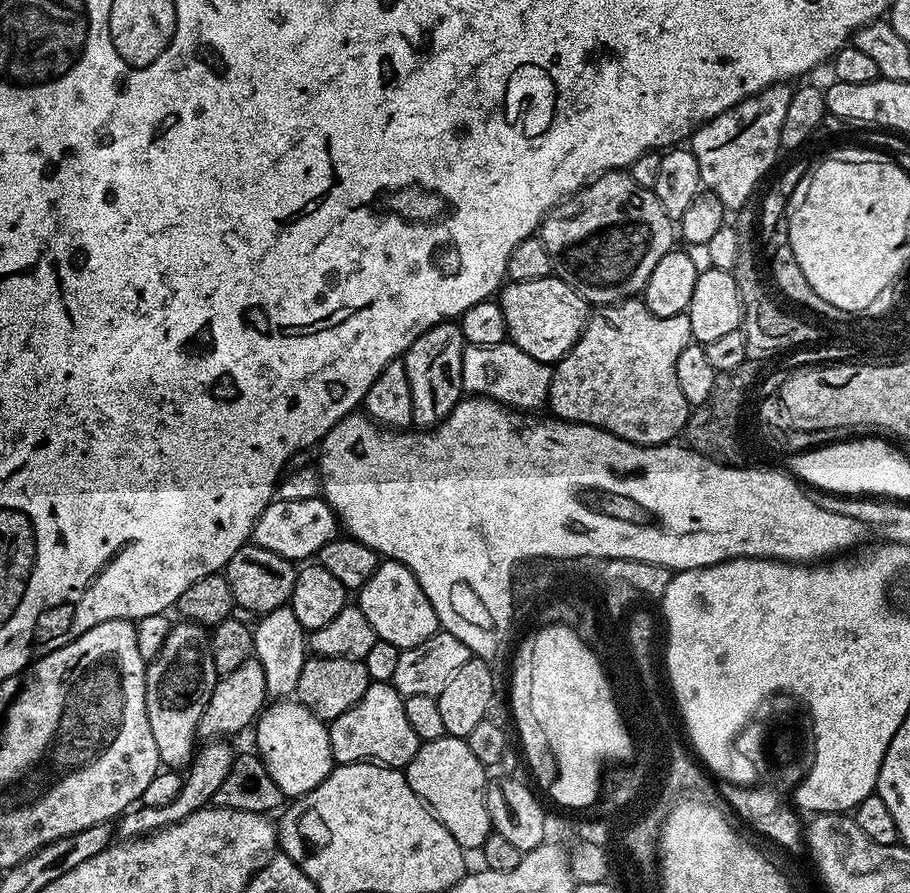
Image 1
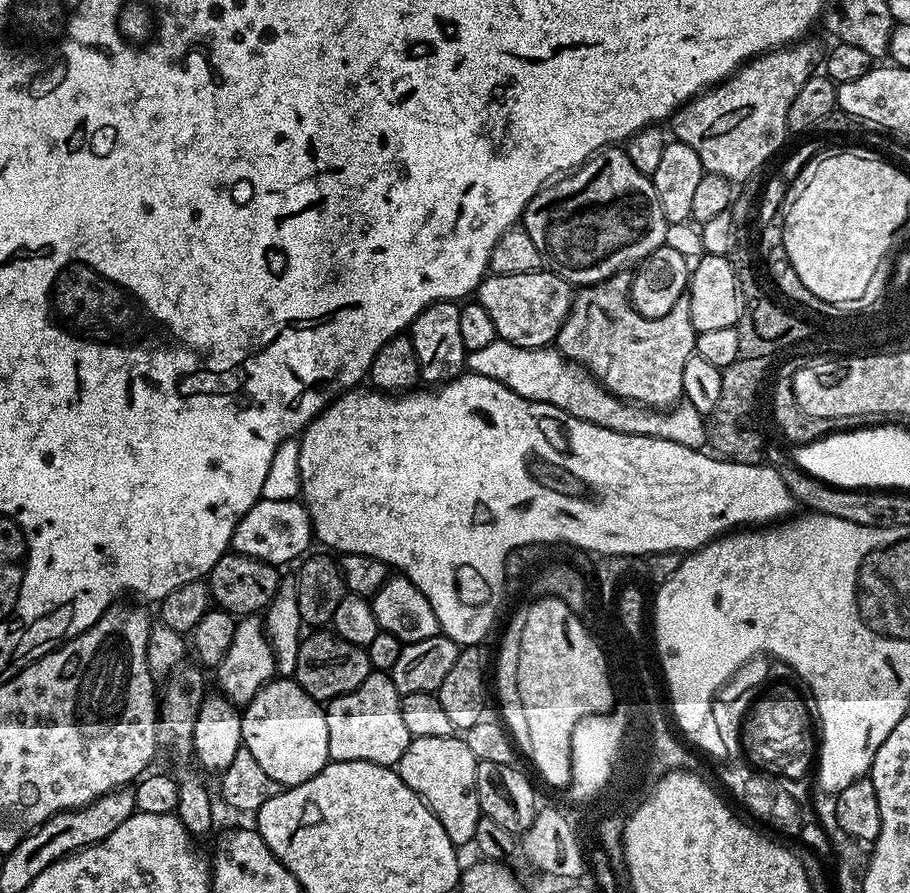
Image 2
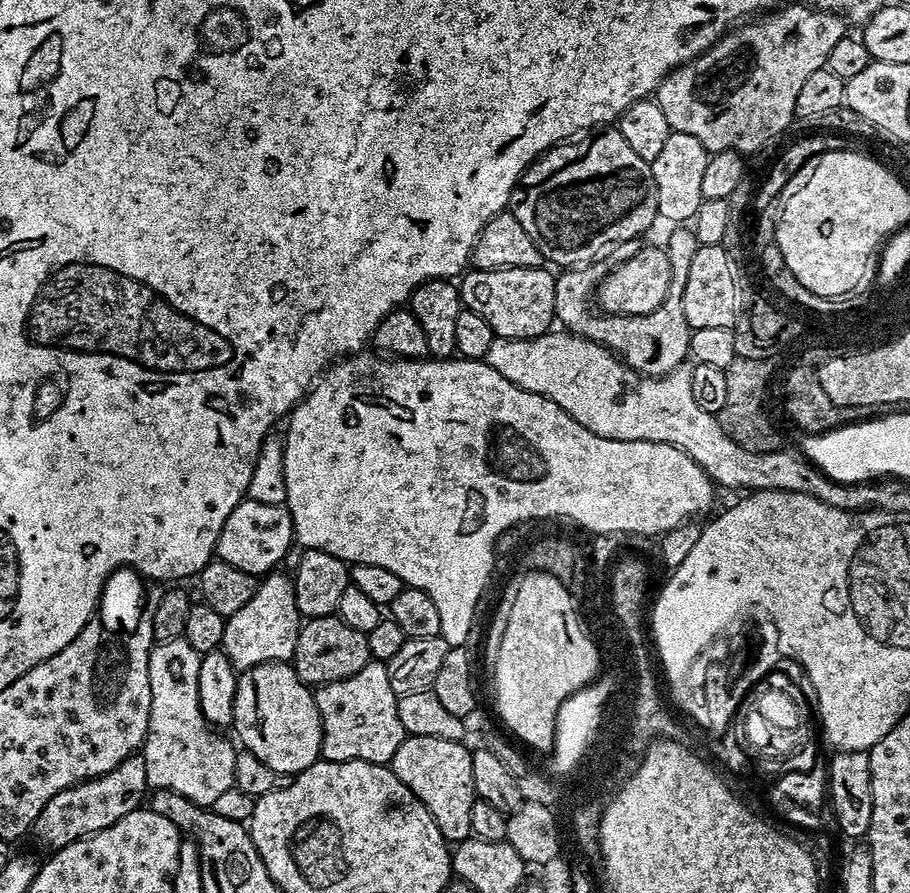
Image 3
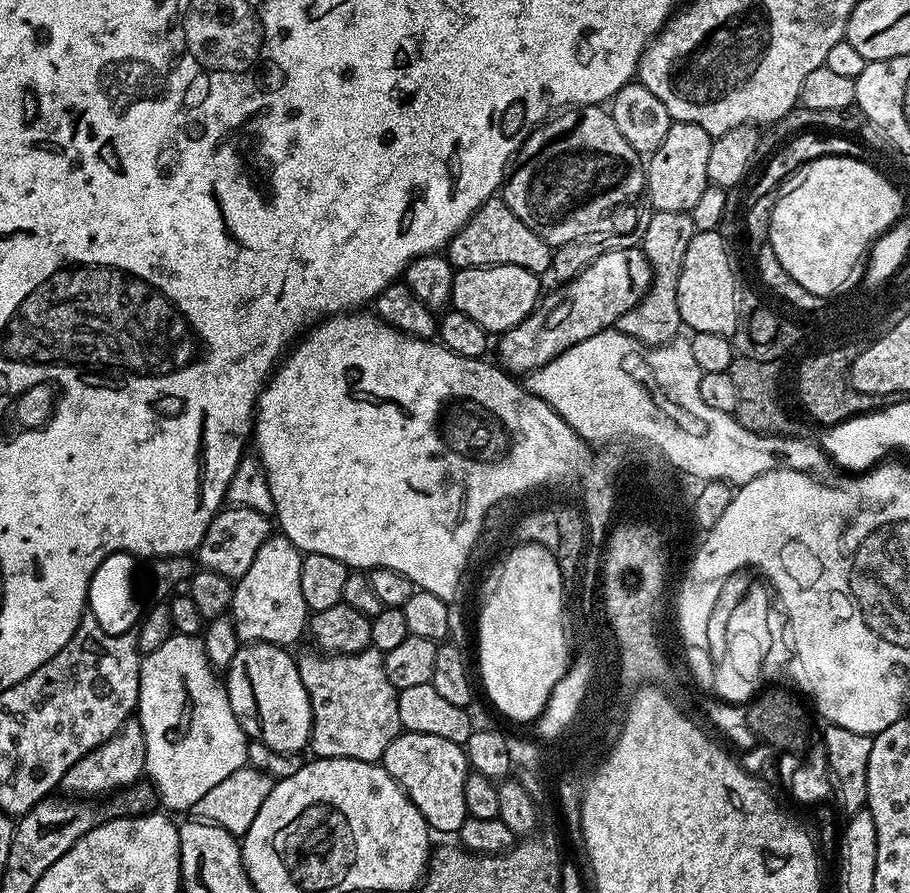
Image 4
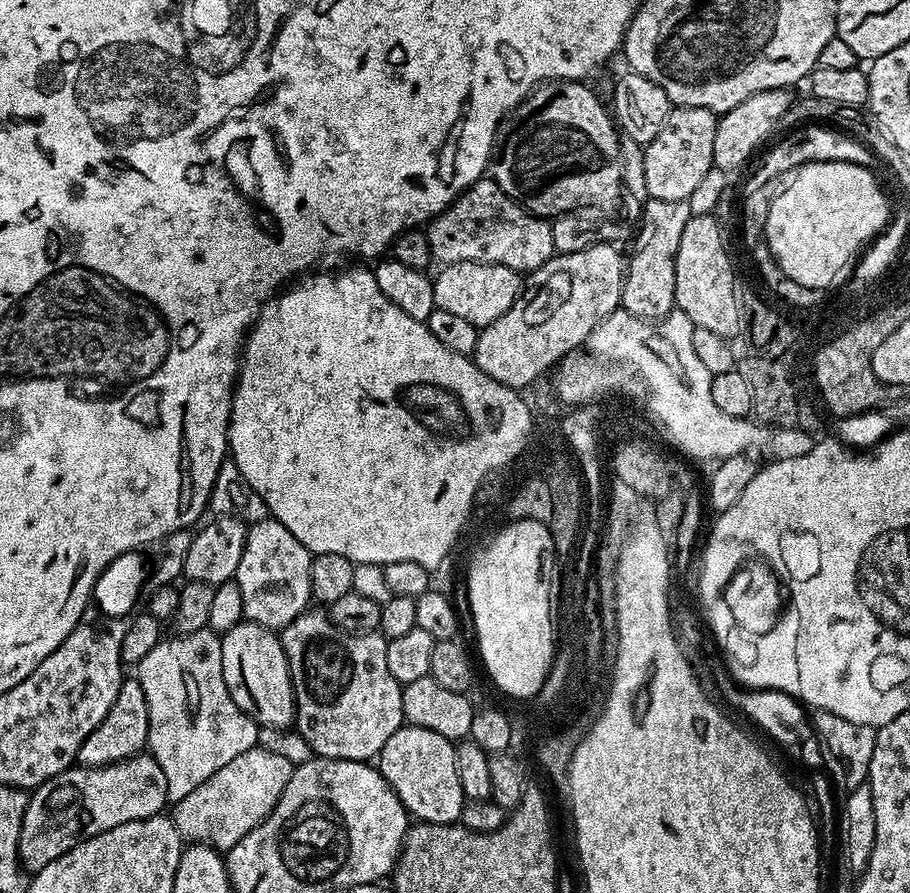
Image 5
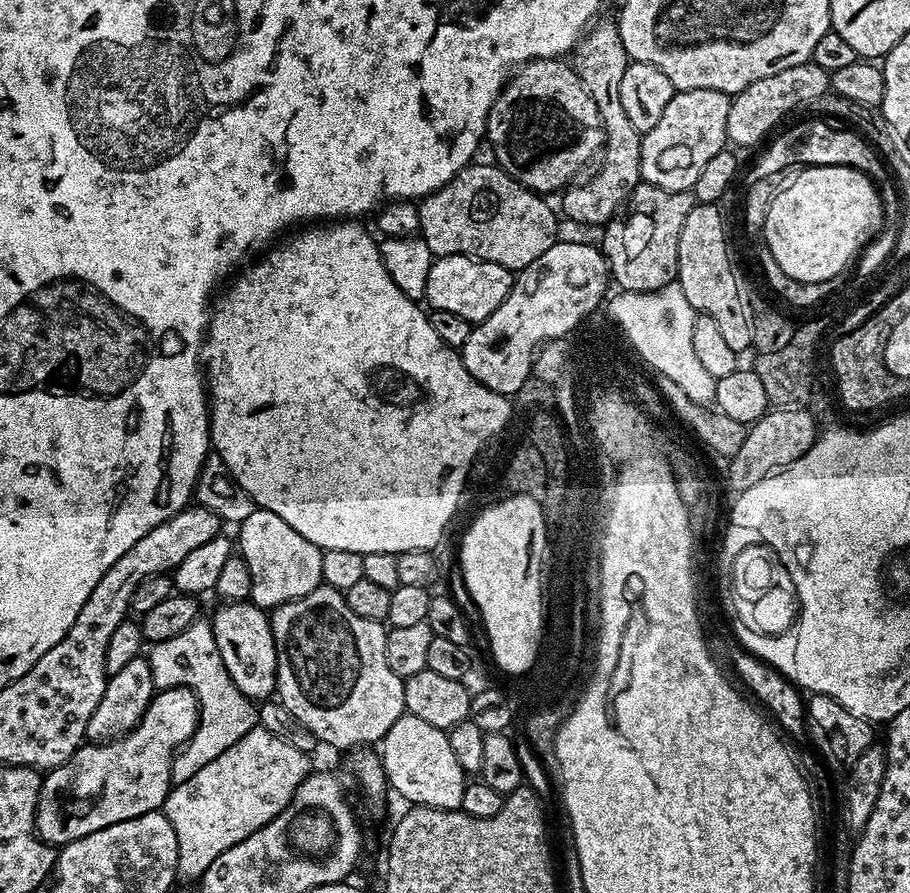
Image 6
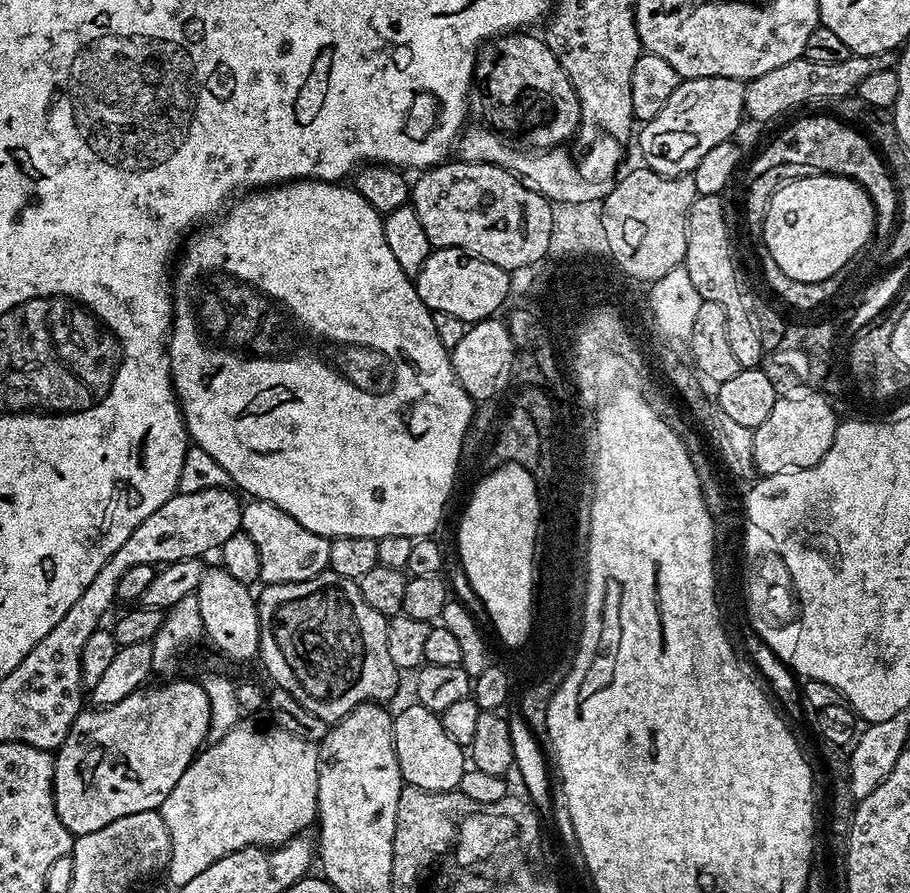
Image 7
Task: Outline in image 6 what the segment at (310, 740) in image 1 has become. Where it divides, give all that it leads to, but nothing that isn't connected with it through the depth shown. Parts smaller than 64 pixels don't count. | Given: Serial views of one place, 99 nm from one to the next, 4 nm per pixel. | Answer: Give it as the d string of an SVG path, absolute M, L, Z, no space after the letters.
M234 600L231 602L224 602L219 605L221 608L216 613L210 616L212 621L212 633L214 634L214 642L218 642L218 654L222 654L222 662L226 666L226 670L230 674L230 678L234 682L234 686L238 686L238 690L243 696L248 697L253 702L263 702L273 695L276 691L276 647L274 646L274 634L272 633L272 622L269 613L265 609L260 608L256 604L248 600Z

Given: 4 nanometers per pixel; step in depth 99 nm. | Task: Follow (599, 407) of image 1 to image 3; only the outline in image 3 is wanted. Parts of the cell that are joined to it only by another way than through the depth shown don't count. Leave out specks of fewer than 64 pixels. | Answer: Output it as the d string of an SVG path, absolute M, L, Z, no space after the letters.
M676 226L672 233L668 236L668 244L666 243L666 251L668 257L670 258L670 268L672 270L671 286L672 289L668 292L668 297L664 299L664 304L658 310L654 310L650 314L645 316L610 316L607 314L595 314L596 316L588 316L588 300L590 304L590 297L594 292L594 284L588 281L588 271L589 269L584 266L577 266L575 268L570 268L561 271L559 275L556 276L556 297L554 298L554 306L556 307L555 319L558 321L559 327L561 329L567 330L574 336L583 336L586 340L592 340L595 344L601 344L604 348L609 348L612 352L616 353L621 360L624 361L628 367L635 370L635 372L640 373L642 376L665 376L666 373L674 371L674 369L681 367L689 359L690 353L688 351L688 343L692 337L691 331L689 329L688 323L686 322L686 310L682 310L682 294L684 293L684 287L686 286L686 277L690 275L690 261L694 259L694 254L700 248L701 244L696 241L696 233L691 227L688 226Z

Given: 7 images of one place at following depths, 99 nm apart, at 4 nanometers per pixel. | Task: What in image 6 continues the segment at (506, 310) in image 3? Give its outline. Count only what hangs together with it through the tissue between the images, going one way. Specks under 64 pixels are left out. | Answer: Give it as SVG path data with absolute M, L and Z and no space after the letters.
M438 256L430 266L430 278L426 278L424 300L429 309L447 310L449 314L479 322L490 318L490 314L502 306L510 294L513 279L509 269L494 262L477 260L475 256Z

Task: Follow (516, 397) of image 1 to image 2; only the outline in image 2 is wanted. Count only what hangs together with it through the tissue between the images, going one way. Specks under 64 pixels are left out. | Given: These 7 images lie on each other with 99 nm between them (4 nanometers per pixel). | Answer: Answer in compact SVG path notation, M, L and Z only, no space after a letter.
M498 338L483 350L470 352L466 368L469 372L494 378L494 382L502 382L522 398L553 404L566 410L574 418L594 422L603 428L635 436L657 436L663 440L678 442L687 448L703 449L708 444L705 417L694 410L694 406L681 402L667 410L657 410L621 400L614 393L607 392L582 365L565 358L555 346L523 348Z

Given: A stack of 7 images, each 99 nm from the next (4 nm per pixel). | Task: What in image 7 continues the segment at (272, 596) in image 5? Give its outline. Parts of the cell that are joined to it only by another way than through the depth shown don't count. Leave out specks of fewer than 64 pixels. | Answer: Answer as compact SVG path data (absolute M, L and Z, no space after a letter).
M249 499L240 509L240 526L253 539L254 546L258 546L261 585L306 582L306 578L314 578L328 568L332 540L322 534L314 534L314 530L306 530L302 522L294 522L286 510L270 502Z

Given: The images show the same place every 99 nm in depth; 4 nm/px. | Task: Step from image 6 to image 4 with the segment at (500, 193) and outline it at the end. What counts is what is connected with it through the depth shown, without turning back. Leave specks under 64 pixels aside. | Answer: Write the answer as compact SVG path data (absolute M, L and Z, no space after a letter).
M502 198L486 201L448 241L446 255L453 269L489 268L491 264L522 266L537 274L544 274L552 267L553 249Z

